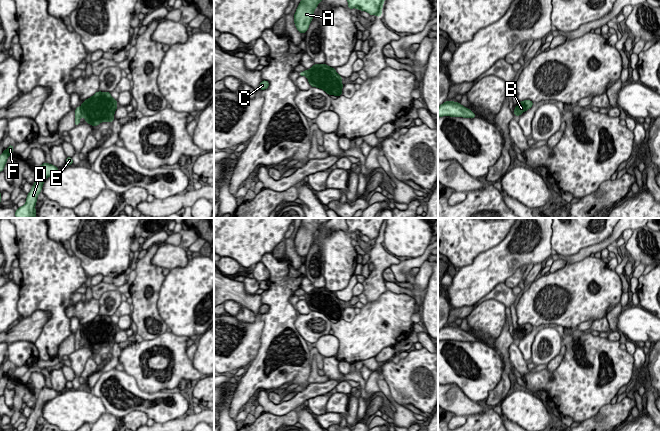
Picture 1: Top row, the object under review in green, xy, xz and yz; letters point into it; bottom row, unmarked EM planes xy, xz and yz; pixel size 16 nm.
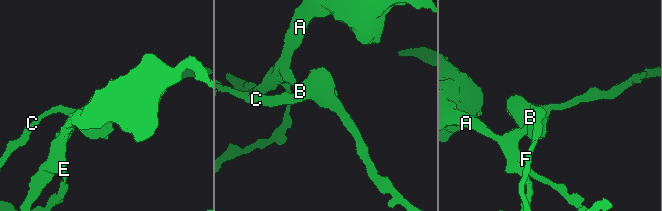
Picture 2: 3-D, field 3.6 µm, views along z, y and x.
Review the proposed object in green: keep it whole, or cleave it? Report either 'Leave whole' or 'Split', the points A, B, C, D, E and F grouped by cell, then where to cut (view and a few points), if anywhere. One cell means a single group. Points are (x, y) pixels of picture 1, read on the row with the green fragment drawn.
Split. Groups: A D E / B C F. Split along xy (80, 110), (82, 115)

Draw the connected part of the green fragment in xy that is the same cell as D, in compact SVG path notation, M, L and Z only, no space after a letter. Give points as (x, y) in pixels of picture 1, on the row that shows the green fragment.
M44 162L41 166L36 168L37 173L36 173L35 183L27 195L25 205L22 207L19 207L15 211L16 218L35 218L36 217L35 205L37 202L37 197L39 193L42 191L43 183L47 177L52 176L58 170L59 168L57 168L53 164L48 164L46 162Z

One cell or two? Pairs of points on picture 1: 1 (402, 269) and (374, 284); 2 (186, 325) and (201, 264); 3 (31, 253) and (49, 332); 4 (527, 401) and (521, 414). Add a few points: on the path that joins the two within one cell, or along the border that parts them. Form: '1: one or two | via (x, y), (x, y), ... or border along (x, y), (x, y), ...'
1: two | border along (401, 259), (398, 263), (394, 263), (389, 267)
2: one | via (187, 310), (188, 303), (201, 290), (201, 279)
3: one | via (49, 273), (49, 288), (55, 297), (55, 312)
4: one | via (524, 404), (522, 411)

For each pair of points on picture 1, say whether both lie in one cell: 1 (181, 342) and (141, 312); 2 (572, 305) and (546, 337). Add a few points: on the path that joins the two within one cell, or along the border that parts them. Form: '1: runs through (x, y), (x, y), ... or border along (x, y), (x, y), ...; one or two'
1: border along (168, 330), (152, 339), (144, 340); two
2: border along (544, 324), (552, 324), (560, 328); two

